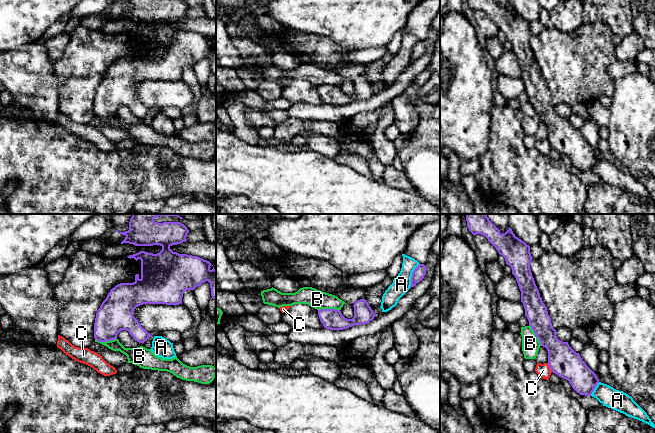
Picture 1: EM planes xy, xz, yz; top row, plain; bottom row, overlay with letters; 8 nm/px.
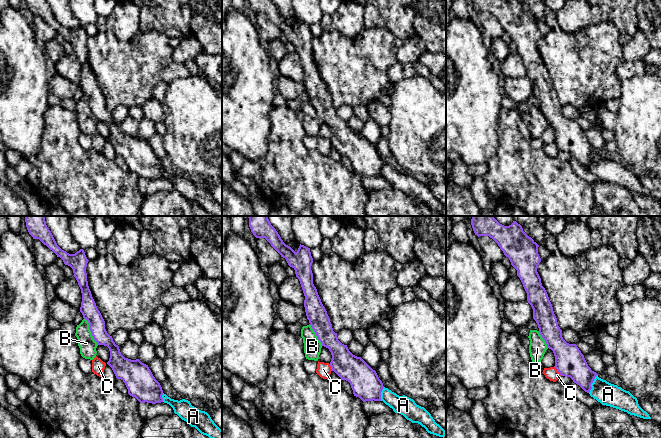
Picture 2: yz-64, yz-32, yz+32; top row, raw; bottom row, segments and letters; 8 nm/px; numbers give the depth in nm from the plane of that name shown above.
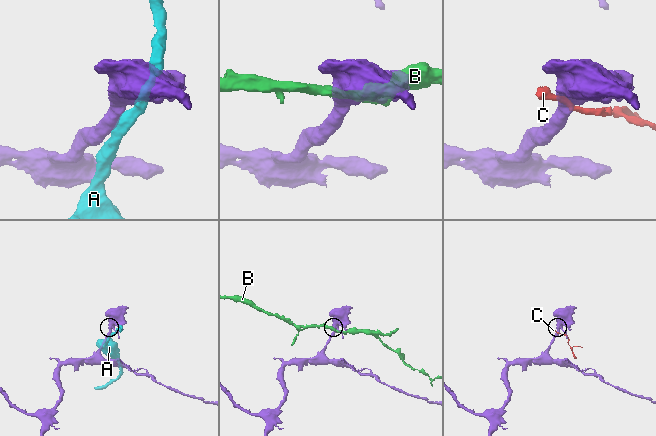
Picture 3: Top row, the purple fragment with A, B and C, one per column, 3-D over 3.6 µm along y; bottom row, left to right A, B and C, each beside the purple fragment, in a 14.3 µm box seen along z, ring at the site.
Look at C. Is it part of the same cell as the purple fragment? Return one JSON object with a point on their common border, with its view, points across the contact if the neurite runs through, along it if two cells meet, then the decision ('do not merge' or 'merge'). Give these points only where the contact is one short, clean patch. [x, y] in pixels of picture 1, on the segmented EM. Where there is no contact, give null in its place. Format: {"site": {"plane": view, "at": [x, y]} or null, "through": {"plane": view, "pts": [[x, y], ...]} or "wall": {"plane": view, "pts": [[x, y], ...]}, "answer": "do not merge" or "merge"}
{"site": {"plane": "yz", "at": [549, 366]}, "wall": {"plane": "yz", "pts": [[547, 363], [552, 371]]}, "answer": "do not merge"}

